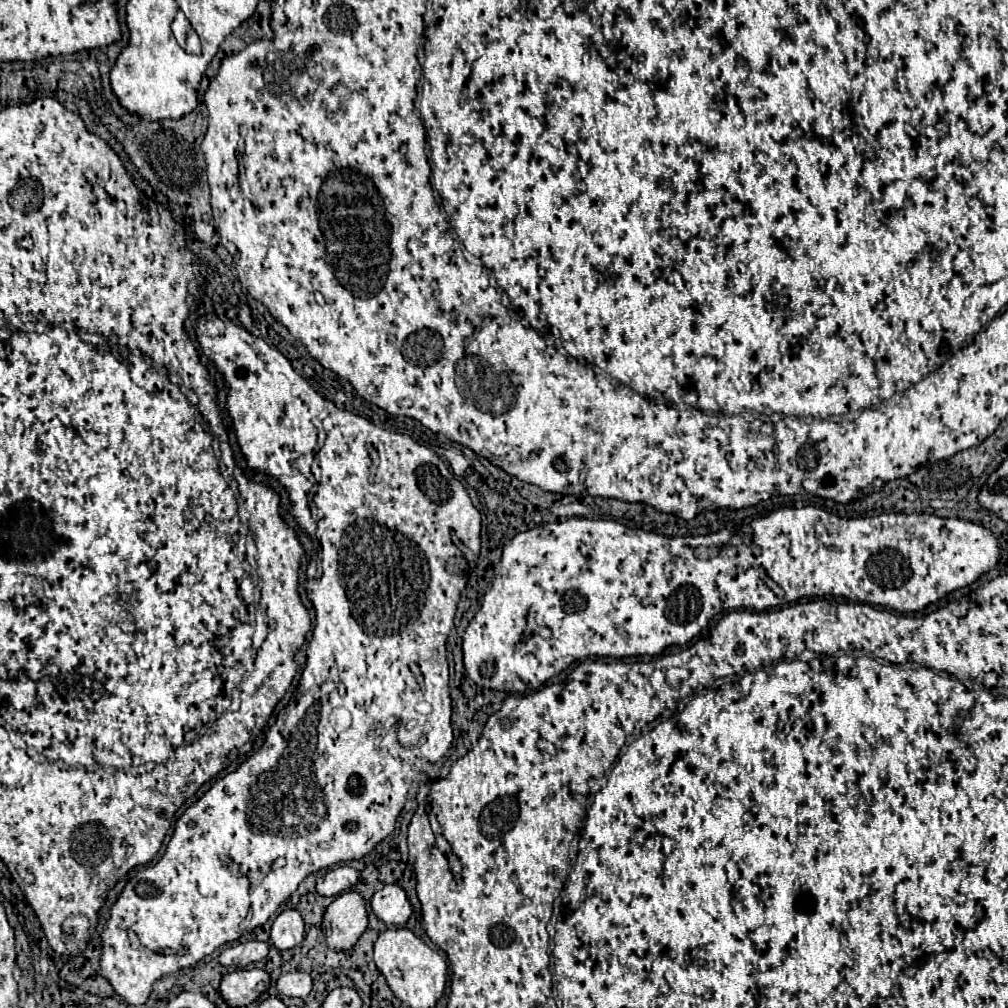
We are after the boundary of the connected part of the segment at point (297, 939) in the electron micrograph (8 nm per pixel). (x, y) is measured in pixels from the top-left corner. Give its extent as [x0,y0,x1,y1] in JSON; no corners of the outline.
[270,910,304,950]

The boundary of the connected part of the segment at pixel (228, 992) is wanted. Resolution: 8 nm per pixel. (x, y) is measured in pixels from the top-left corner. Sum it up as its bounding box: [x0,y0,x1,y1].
[220,968,270,1006]

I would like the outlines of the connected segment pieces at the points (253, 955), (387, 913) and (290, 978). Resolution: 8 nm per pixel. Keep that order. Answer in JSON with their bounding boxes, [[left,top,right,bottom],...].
[[220,940,270,968],[372,884,412,926],[276,970,312,998]]

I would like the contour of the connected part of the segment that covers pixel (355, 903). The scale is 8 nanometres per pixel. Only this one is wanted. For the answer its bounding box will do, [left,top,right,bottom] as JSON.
[322,890,368,950]

